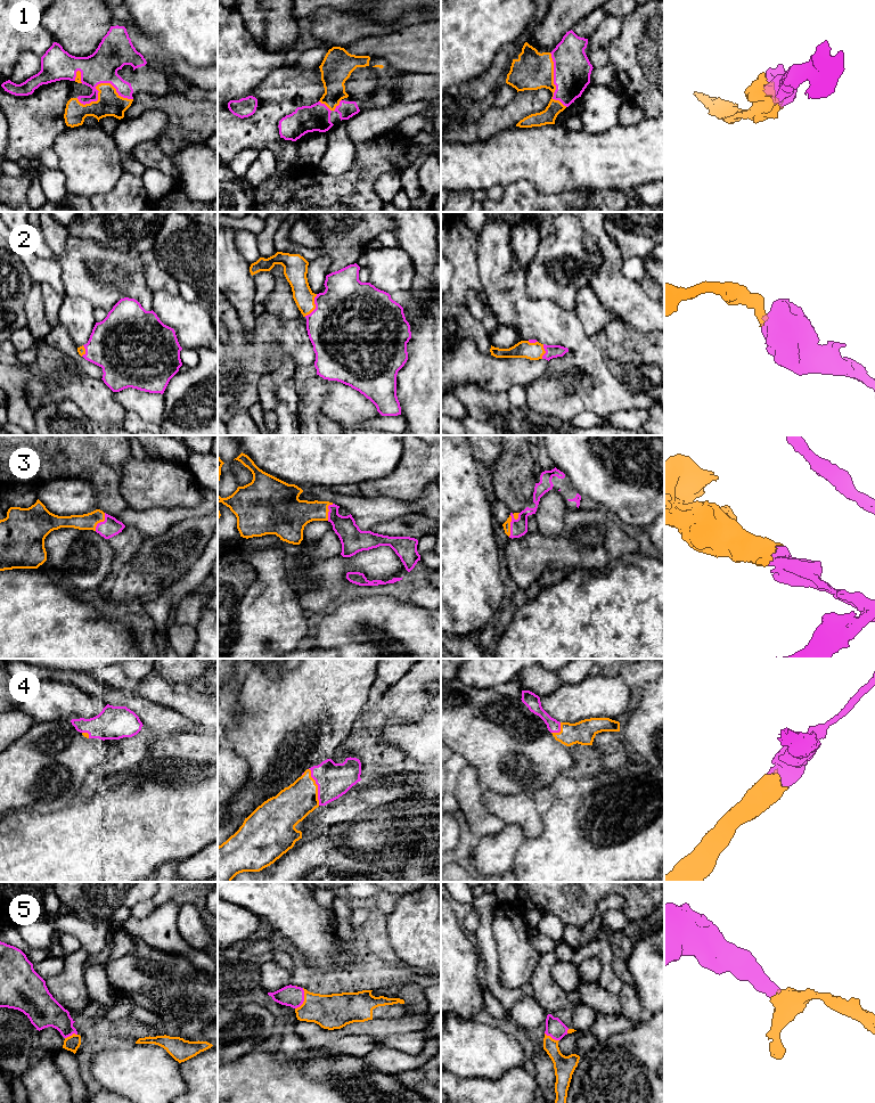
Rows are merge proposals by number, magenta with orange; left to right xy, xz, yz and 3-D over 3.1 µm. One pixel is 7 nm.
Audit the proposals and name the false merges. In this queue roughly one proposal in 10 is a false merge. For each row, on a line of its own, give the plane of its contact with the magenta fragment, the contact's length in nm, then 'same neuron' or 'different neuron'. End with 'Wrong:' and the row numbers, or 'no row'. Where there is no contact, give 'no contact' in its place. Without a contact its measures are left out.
1: xy | 400 nm | same neuron
2: xz | 180 nm | same neuron
3: yz | 190 nm | same neuron
4: xz | 280 nm | same neuron
5: xz | 160 nm | same neuron
Wrong: no row

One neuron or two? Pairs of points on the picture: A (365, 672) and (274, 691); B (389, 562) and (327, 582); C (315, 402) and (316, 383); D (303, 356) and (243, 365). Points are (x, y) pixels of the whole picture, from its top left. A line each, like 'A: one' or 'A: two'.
A: one
B: one
C: one
D: one

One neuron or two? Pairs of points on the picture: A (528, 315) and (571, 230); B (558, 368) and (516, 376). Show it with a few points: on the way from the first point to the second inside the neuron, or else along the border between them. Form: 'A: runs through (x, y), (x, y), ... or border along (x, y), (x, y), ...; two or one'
A: border along (524, 275), (530, 299), (549, 299), (561, 307); two
B: border along (548, 361), (545, 372), (525, 387); two

